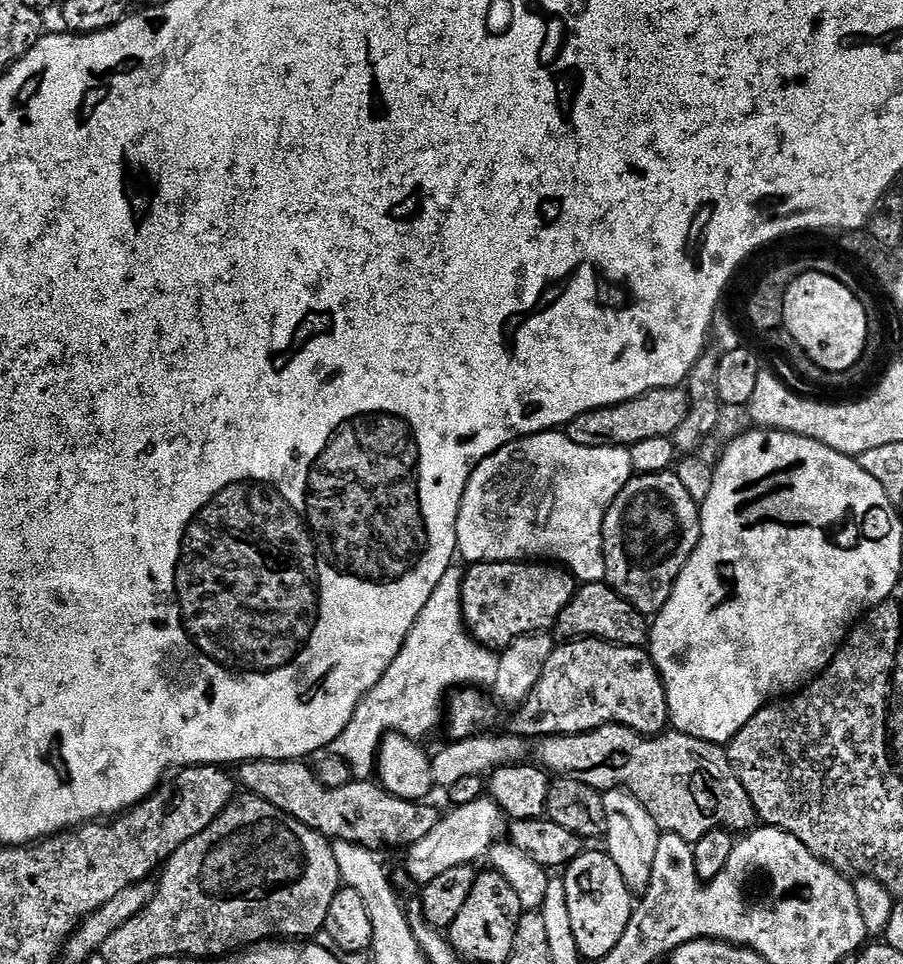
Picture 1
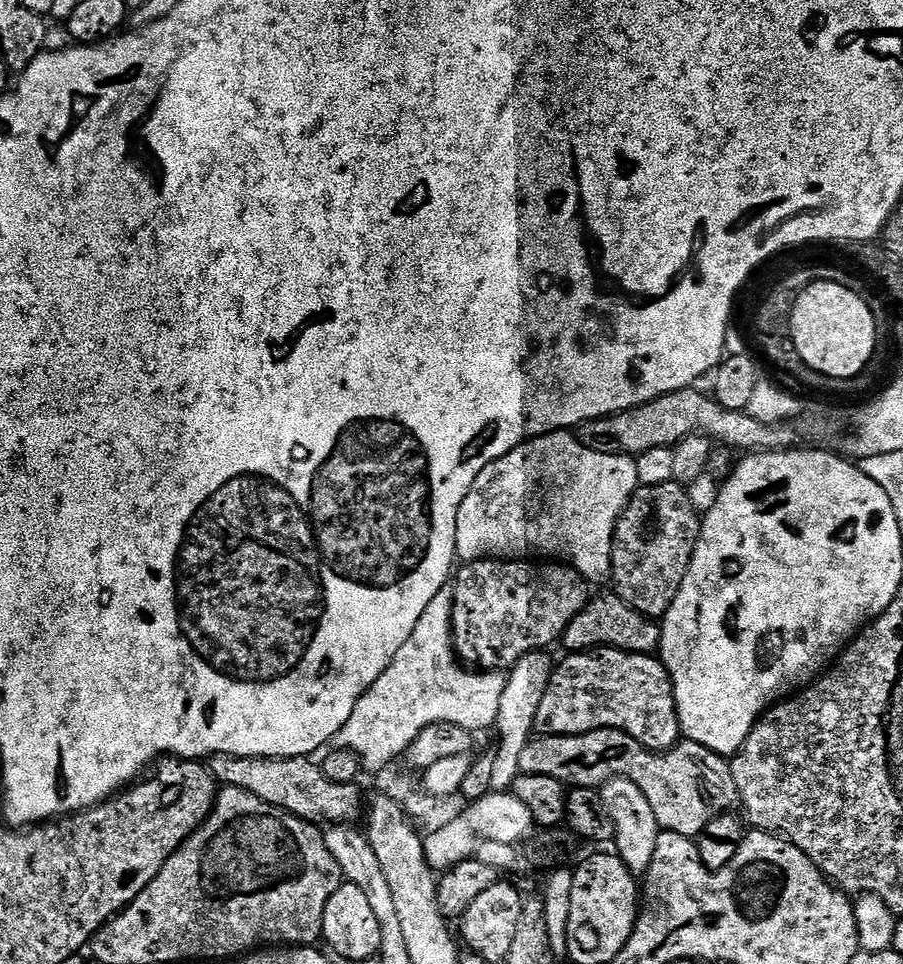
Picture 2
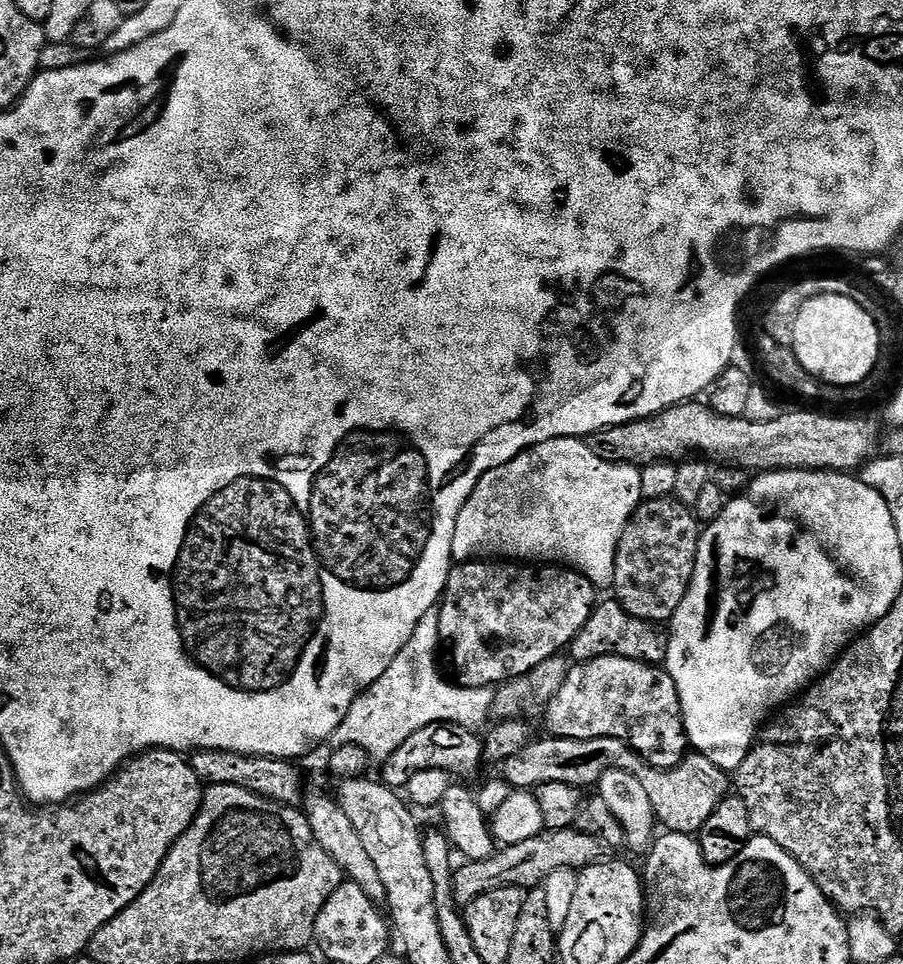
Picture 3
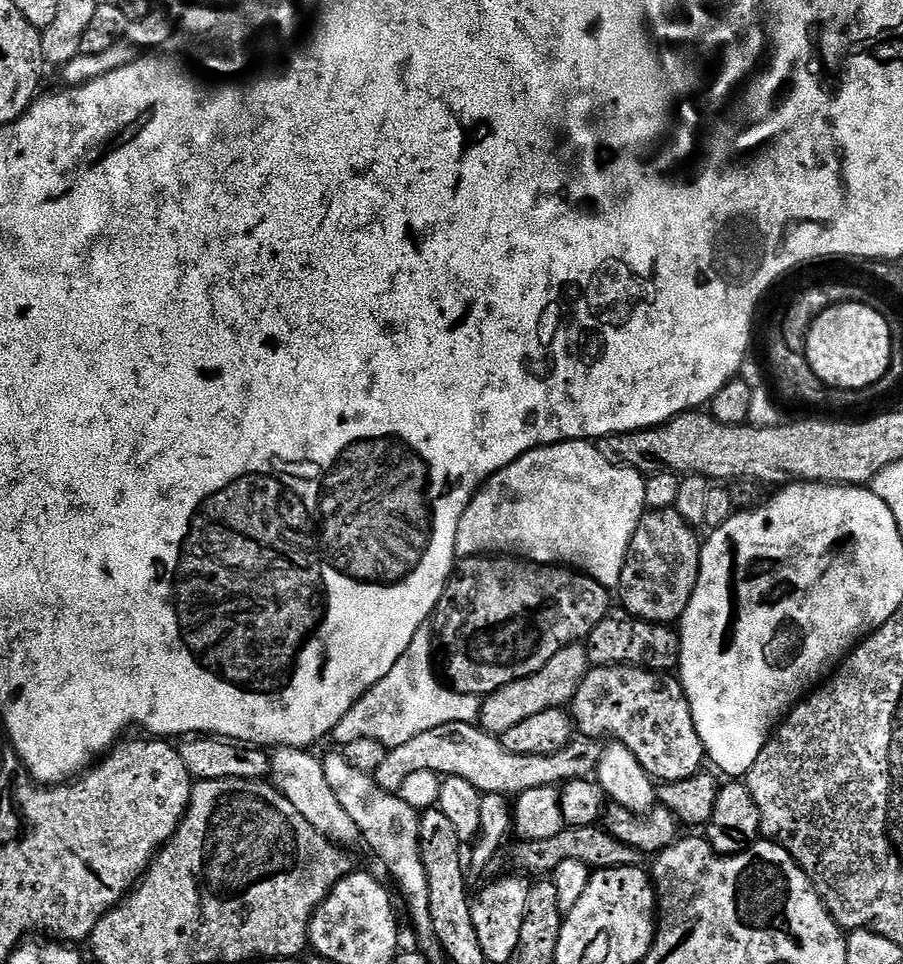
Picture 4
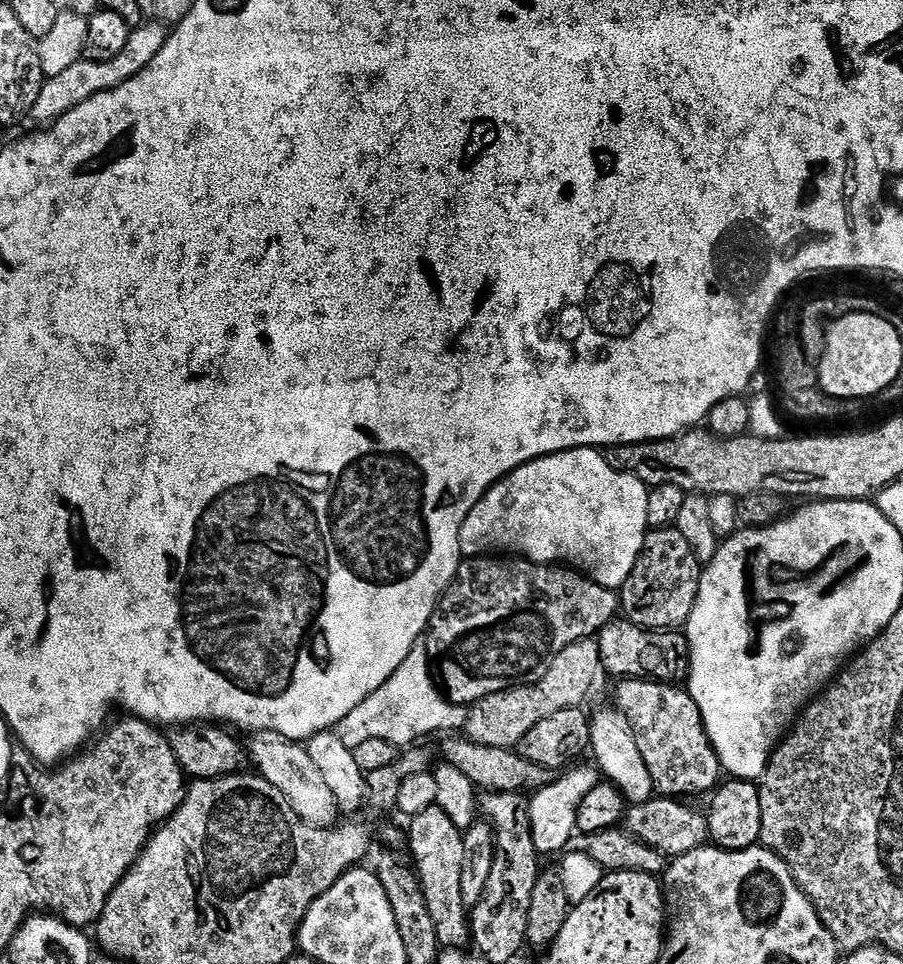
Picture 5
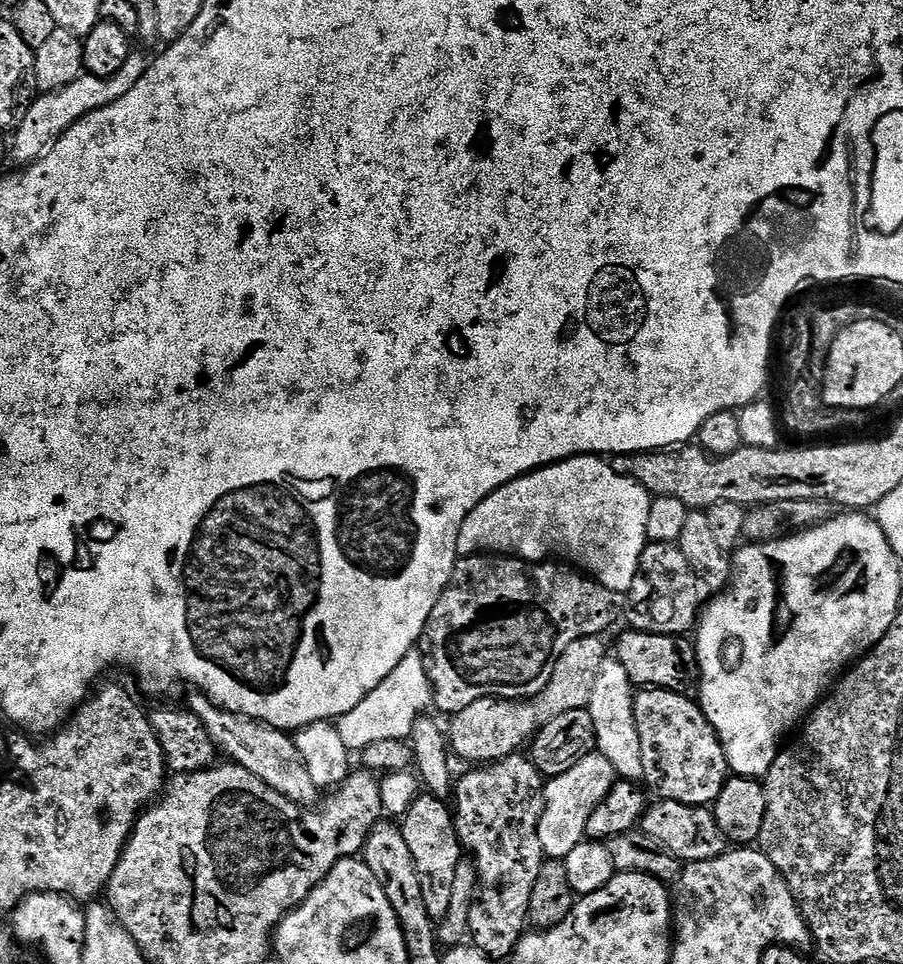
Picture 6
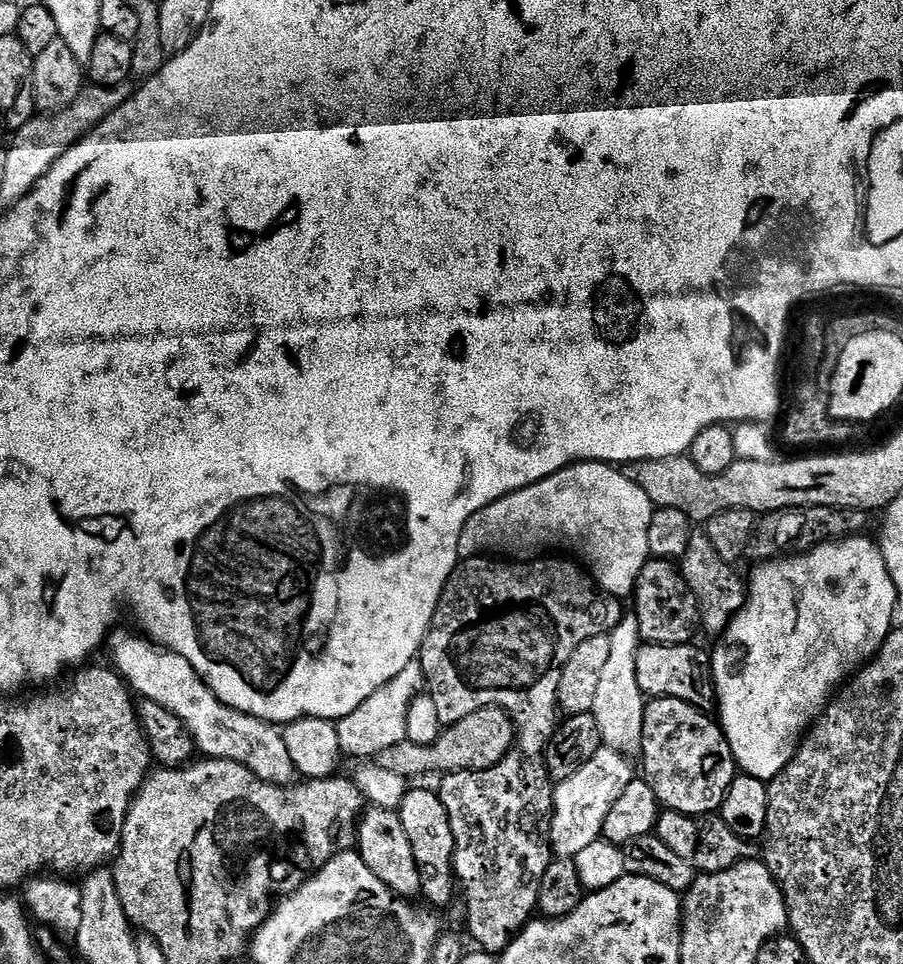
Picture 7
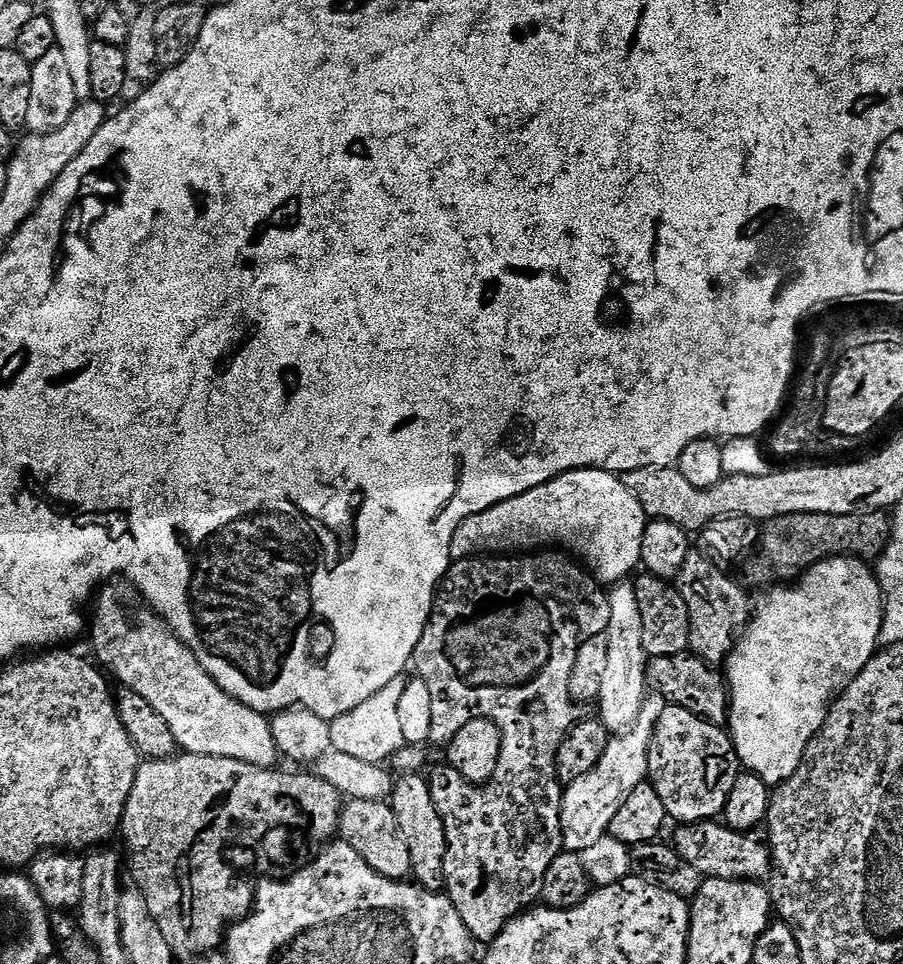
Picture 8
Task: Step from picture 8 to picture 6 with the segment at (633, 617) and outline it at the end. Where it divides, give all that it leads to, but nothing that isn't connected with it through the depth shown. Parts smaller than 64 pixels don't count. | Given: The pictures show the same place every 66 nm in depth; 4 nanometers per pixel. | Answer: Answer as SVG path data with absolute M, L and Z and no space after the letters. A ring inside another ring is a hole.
M607 658L602 662L587 710L593 716L597 751L614 766L621 779L643 781L645 771L642 765L641 738L636 725L634 685L626 674L626 666L622 666L620 660Z

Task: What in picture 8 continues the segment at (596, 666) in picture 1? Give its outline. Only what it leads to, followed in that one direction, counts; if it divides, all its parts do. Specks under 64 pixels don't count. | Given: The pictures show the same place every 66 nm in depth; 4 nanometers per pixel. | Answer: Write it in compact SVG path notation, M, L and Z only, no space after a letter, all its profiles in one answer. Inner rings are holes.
M672 706L669 707L669 709L669 712L661 714L660 721L656 724L656 740L654 736L654 759L650 764L651 783L658 790L658 794L667 806L669 817L671 817L673 821L676 820L676 822L679 822L680 824L698 824L702 820L715 821L717 817L725 811L725 808L730 802L731 792L734 790L735 784L738 782L739 776L742 773L742 761L740 755L736 750L735 744L732 743L731 735L729 735L721 725L711 724L709 720L703 720L702 717L694 715L693 712L686 710L685 708Z

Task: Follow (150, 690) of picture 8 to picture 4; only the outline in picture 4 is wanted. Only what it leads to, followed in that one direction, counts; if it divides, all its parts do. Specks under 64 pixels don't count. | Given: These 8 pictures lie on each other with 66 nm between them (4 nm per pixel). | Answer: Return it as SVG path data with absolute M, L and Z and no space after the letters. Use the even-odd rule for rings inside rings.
M277 747L270 756L271 783L280 789L281 794L294 806L294 810L298 810L298 814L302 814L302 818L306 818L306 822L310 822L310 826L318 830L318 834L322 834L332 844L352 850L352 847L356 843L359 845L362 840L358 826L354 826L354 818L346 814L342 802L338 802L334 790L330 790L330 782L326 782L323 759L319 755L311 756L312 754L302 748Z

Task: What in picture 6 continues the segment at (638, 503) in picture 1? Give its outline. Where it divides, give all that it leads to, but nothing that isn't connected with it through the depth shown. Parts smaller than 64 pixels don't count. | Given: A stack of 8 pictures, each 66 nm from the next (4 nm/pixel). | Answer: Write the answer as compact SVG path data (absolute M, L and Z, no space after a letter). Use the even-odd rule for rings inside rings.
M649 542L644 548L644 553L640 559L640 569L634 578L632 588L626 593L628 607L626 620L632 623L629 625L637 632L653 632L663 636L683 636L691 633L697 627L698 613L702 608L700 592L702 593L702 585L697 580L690 562L686 562L679 543L653 544Z

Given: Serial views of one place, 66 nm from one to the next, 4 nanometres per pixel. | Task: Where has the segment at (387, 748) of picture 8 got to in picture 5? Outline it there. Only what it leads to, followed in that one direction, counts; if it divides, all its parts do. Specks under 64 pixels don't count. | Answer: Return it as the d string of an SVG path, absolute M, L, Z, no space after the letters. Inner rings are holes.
M424 642L415 644L402 666L394 670L394 674L374 694L370 694L342 722L337 724L334 731L342 742L350 749L356 748L361 742L370 738L382 738L382 742L390 742L397 746L412 746L423 736L432 736L435 732L452 734L455 728L463 729L467 722L467 707L452 704L448 697L438 687L437 681L432 681L432 672L428 669L430 657Z

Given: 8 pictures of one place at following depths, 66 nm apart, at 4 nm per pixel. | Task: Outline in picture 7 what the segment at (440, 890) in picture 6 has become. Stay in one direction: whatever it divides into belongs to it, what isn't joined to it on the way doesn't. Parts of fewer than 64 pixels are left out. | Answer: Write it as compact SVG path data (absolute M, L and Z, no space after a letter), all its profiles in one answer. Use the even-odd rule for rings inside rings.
M413 787L406 798L399 806L399 814L402 818L402 826L406 826L406 834L410 838L410 850L414 850L414 858L420 867L420 896L423 899L433 900L437 904L437 909L447 909L453 903L454 897L458 892L458 881L456 873L452 867L452 859L456 853L456 843L454 842L454 833L450 828L450 818L447 817L446 807L440 801L439 795L428 788Z

